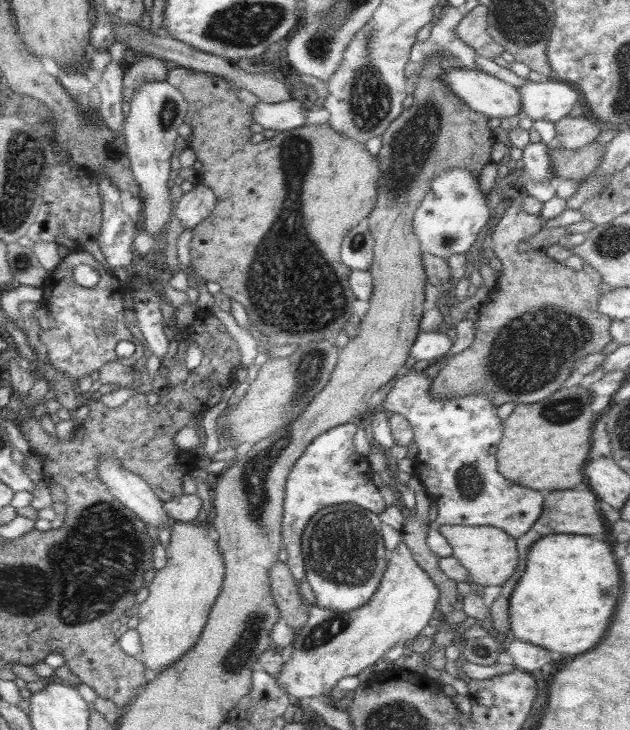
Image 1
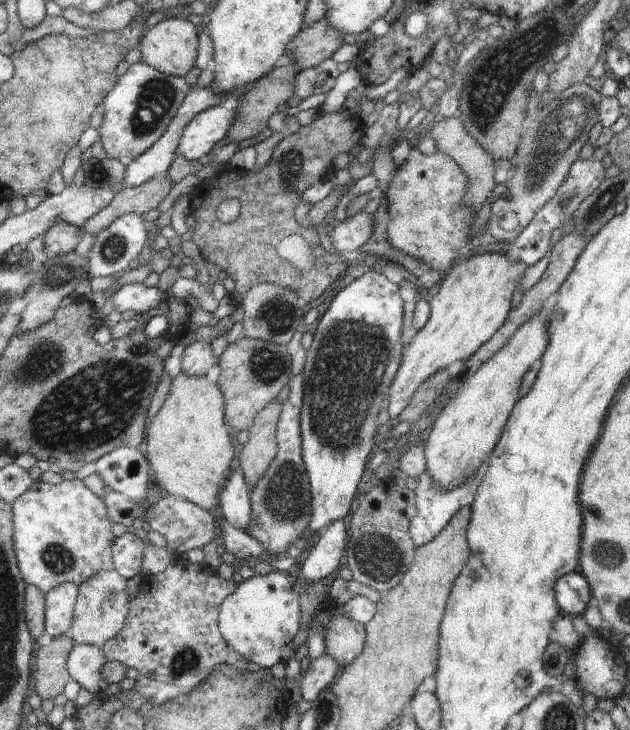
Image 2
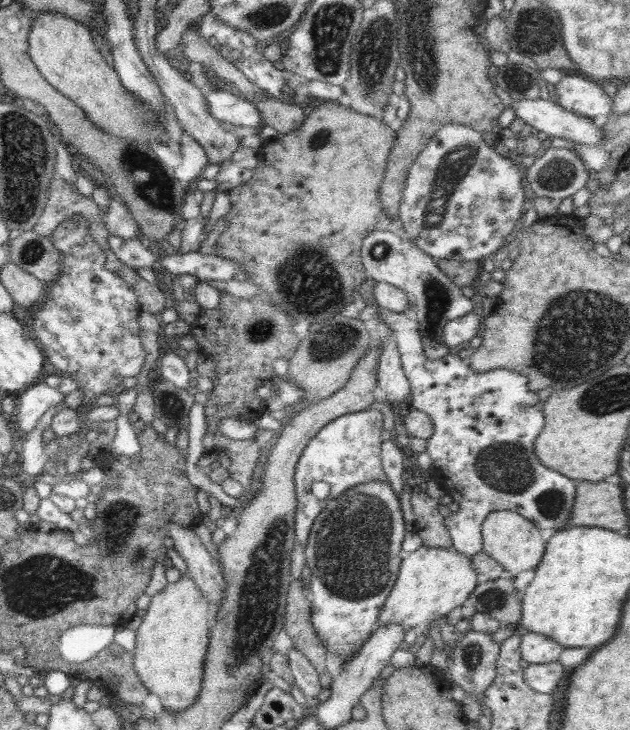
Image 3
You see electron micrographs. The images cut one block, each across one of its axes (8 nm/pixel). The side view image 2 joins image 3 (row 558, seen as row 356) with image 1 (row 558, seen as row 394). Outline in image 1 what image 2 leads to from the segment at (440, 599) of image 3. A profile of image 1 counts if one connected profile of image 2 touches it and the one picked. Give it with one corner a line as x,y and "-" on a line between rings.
401,540
397,547
389,552
384,576
372,598
364,606
348,612
328,610
318,604
308,608
308,620
295,633
291,658
287,662
283,662
282,673
275,677
275,681
286,694
298,703
305,703
314,696
322,697
323,694
336,688
338,681
342,678
356,676
364,668
374,665
390,648
394,648
404,640
418,636
420,630
428,625
432,613
437,608
438,599
438,587
416,564
411,550

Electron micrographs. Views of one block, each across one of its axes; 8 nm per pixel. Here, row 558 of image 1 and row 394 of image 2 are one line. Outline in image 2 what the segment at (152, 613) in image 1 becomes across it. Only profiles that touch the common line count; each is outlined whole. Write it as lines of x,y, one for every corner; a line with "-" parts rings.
181,371
171,380
168,396
162,408
151,418
147,426
146,452
152,470
152,481
159,484
168,495
172,495
198,505
214,518
220,516
219,494
228,480
234,449
233,434
224,418
225,400
217,383
211,383
205,376
185,375

